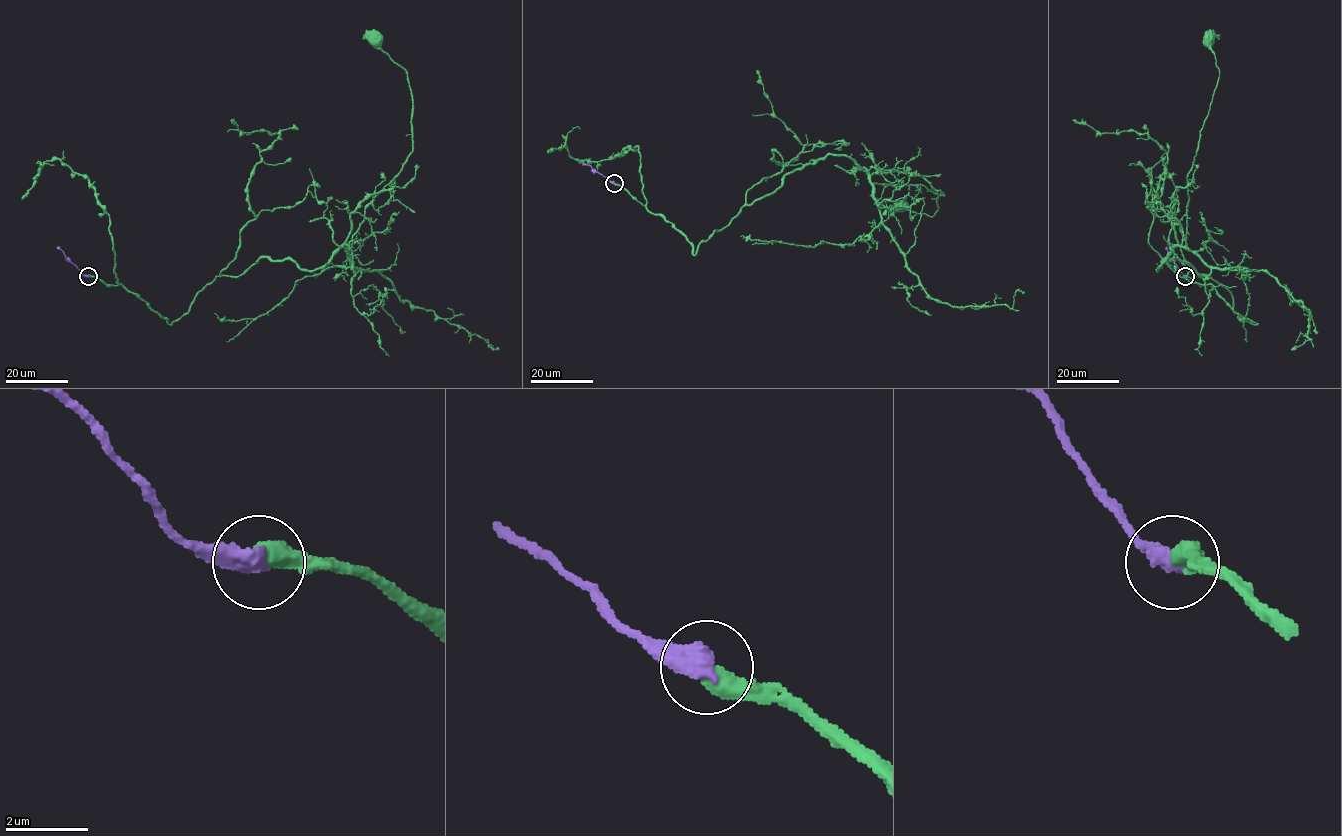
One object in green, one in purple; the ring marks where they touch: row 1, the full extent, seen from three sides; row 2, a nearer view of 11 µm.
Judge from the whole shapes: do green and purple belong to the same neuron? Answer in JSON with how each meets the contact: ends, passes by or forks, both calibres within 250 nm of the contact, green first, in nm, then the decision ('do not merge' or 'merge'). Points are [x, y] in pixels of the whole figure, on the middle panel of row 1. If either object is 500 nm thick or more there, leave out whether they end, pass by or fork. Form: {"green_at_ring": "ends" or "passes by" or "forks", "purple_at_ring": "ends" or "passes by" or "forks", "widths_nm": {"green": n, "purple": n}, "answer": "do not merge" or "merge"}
{"widths_nm": {"green": 480, "purple": 550}, "answer": "do not merge"}

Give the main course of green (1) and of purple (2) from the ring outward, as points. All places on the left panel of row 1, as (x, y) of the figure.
1: (88, 276), (122, 284), (172, 323), (217, 276), (261, 257), (321, 268), (412, 151), (407, 72), (373, 38)
2: (88, 276), (57, 247)

